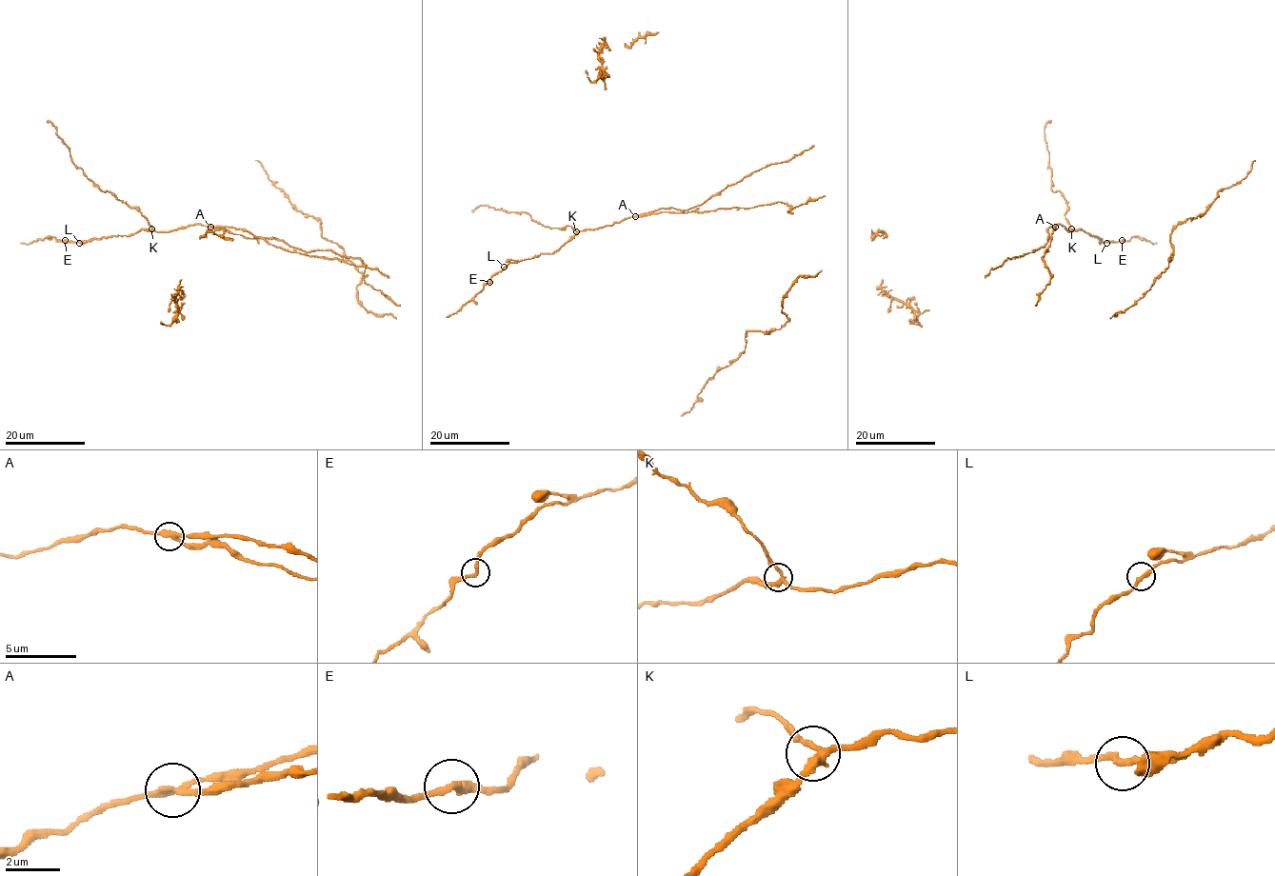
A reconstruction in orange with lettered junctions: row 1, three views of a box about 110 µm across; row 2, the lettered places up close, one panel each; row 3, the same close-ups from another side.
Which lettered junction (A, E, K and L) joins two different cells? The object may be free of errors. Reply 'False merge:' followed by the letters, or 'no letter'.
False merge: A

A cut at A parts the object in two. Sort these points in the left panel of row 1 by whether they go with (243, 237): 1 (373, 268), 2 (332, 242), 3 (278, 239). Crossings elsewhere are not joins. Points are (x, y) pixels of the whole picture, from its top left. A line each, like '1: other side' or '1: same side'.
1: other side
2: same side
3: same side

